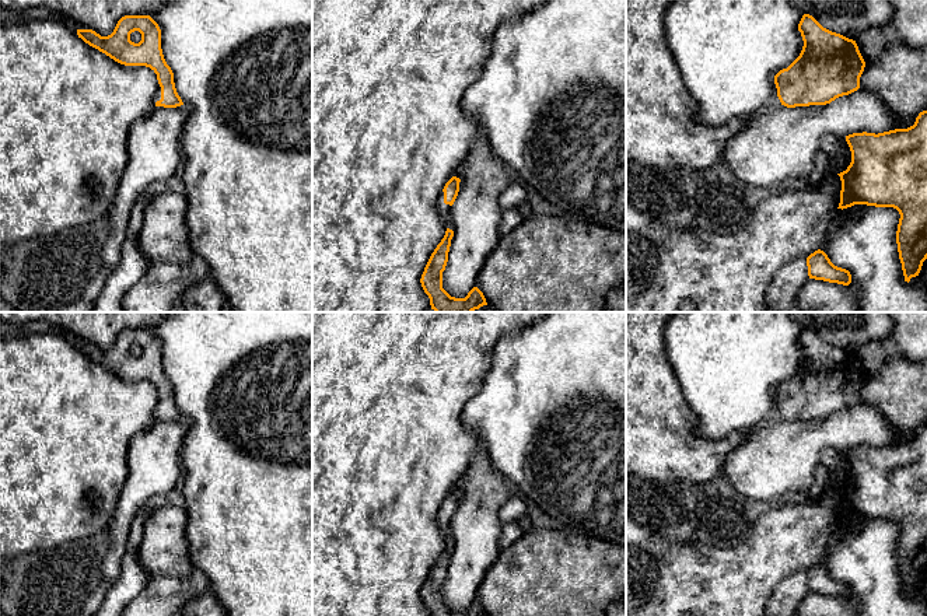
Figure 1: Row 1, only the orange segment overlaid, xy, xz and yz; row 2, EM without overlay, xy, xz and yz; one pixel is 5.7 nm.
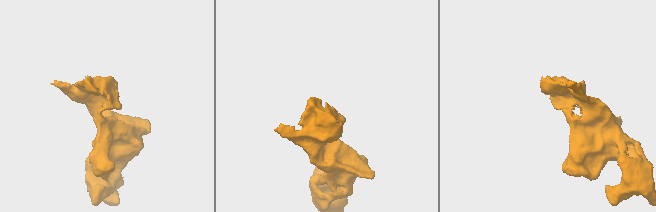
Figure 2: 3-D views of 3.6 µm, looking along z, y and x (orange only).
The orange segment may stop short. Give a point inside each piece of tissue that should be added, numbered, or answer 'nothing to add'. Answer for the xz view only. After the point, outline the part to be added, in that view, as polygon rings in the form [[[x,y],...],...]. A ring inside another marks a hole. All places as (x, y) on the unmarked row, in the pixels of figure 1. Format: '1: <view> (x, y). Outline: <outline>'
1: xz (445, 524). Outline: [[[441,505],[437,514],[437,522],[441,532],[444,533],[445,540],[454,545],[452,519],[444,517],[444,505]]]

